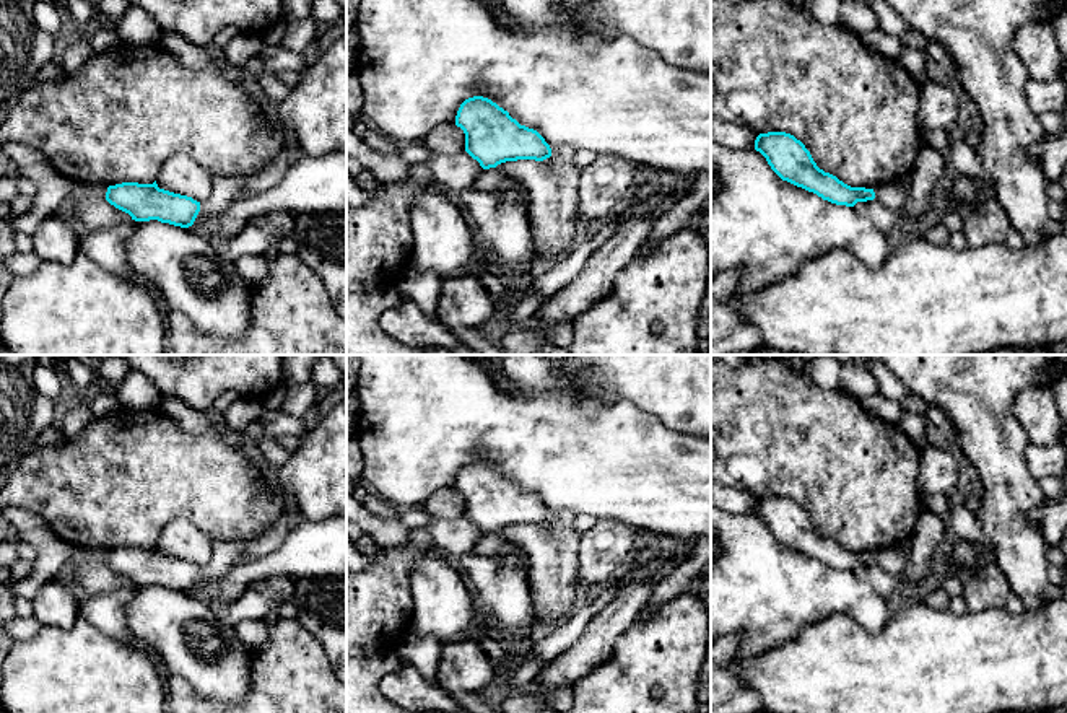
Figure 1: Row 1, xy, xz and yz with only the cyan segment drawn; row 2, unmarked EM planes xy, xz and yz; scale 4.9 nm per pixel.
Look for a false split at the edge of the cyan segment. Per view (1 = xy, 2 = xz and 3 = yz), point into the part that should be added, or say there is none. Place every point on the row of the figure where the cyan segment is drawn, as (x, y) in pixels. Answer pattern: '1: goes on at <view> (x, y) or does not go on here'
1: does not go on here
2: does not go on here
3: does not go on here

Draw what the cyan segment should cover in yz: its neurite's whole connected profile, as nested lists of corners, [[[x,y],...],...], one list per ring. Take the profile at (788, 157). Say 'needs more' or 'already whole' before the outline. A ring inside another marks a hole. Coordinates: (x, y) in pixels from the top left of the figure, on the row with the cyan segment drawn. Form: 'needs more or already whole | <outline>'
already whole | [[[760,133],[755,140],[755,150],[766,158],[782,181],[813,192],[823,200],[854,207],[857,202],[875,199],[873,189],[851,187],[820,169],[805,145],[790,133]]]

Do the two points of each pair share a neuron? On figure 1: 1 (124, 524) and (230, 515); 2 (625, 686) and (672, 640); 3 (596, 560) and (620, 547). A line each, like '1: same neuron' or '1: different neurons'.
1: same neuron
2: same neuron
3: same neuron

